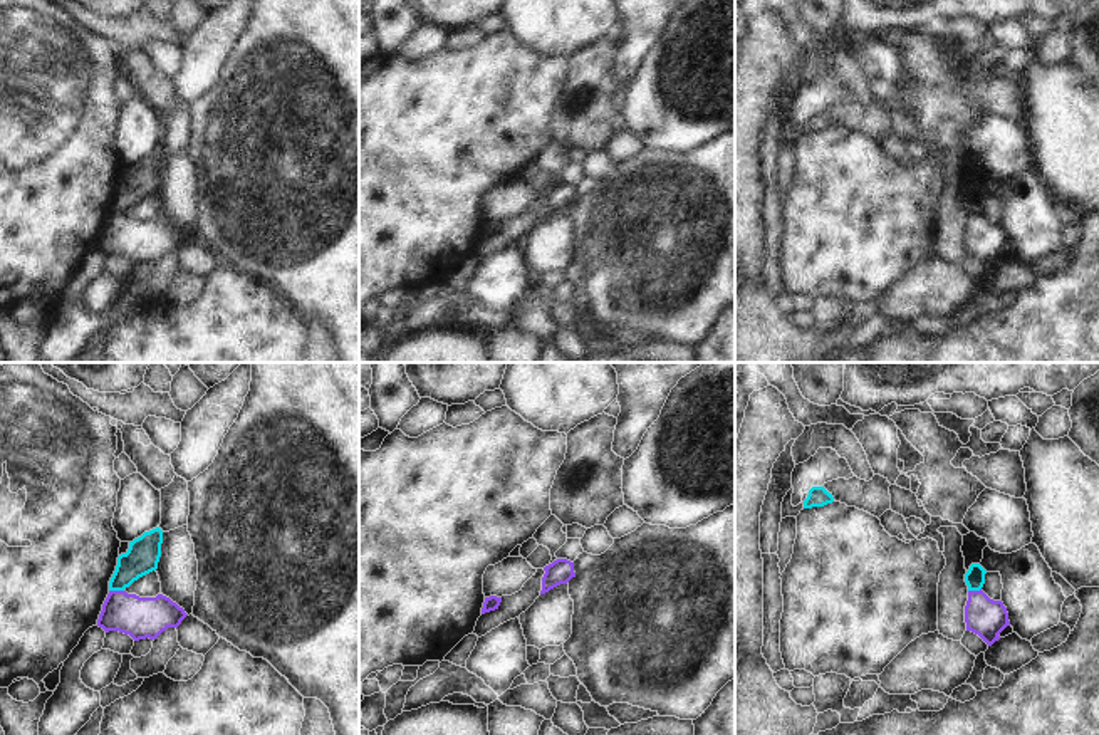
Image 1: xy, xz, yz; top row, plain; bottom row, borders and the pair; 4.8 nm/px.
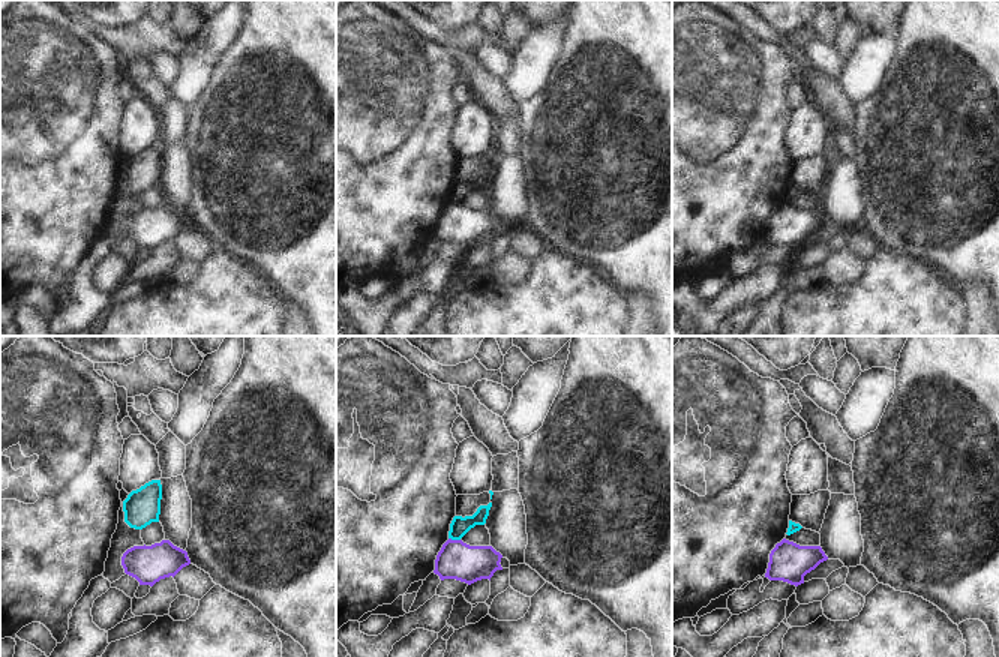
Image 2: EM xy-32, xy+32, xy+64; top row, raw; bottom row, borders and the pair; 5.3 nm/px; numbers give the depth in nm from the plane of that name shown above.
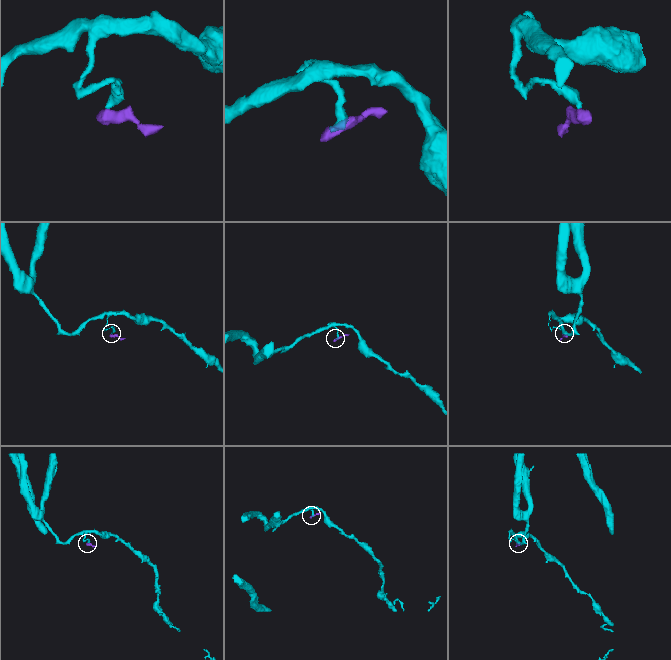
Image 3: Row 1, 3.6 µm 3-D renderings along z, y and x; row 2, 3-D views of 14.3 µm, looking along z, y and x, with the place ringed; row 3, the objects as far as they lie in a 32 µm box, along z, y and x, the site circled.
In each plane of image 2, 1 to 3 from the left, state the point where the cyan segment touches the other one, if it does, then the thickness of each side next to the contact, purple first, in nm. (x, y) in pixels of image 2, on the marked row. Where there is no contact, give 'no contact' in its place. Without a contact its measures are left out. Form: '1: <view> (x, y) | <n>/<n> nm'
1: no contact
2: xy+32 (455, 540) | 200/100 nm
3: no contact

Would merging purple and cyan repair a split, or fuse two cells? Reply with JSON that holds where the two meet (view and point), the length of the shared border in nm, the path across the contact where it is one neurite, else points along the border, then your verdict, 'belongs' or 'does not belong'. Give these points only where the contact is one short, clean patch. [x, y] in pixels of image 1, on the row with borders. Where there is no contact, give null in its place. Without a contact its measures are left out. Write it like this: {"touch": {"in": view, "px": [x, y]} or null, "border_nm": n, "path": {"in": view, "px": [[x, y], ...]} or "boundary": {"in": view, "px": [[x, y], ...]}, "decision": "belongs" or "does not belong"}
{"touch": {"in": "xy", "px": [116, 591]}, "border_nm": 70, "boundary": {"in": "xy", "px": [[109, 589], [123, 591]]}, "decision": "does not belong"}

